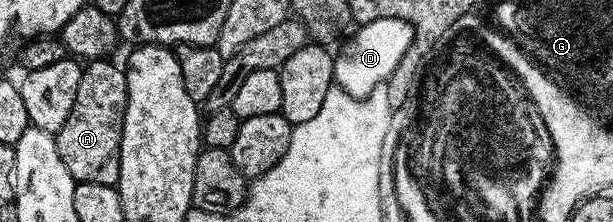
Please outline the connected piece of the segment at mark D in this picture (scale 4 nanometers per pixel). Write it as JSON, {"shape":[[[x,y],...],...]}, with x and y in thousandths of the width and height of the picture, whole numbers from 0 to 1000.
{"shape":[[[618,86],[582,117],[579,140],[581,162],[546,234],[545,374],[563,428],[592,437],[612,392],[631,378],[643,311],[649,311],[649,275],[656,275],[672,198],[672,117],[654,86]]]}

